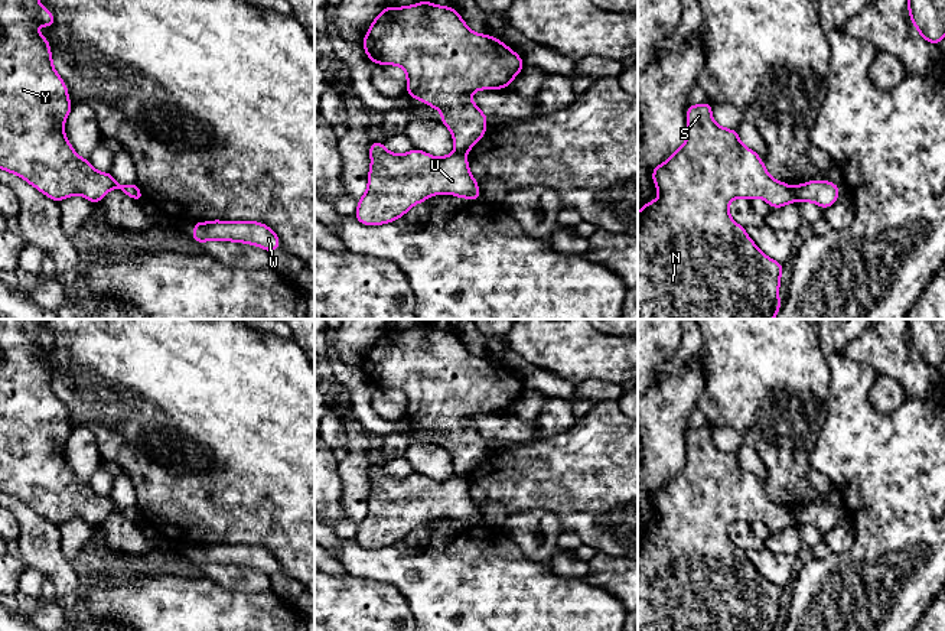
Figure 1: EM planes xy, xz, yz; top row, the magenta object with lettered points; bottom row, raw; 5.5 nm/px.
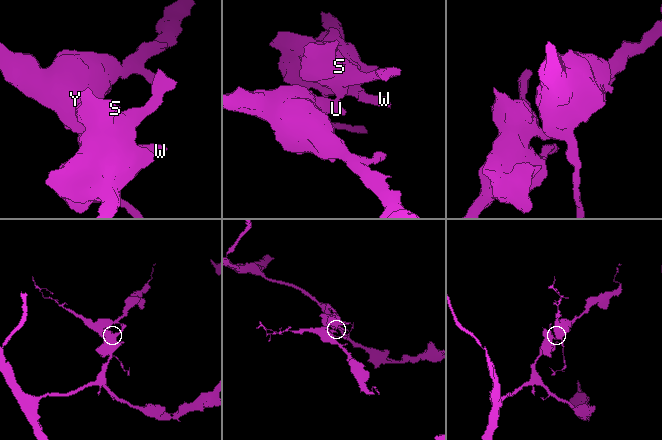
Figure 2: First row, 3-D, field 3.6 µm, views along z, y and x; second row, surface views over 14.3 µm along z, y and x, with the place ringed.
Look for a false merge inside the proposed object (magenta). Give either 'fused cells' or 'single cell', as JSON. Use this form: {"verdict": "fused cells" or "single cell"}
{"verdict": "fused cells"}

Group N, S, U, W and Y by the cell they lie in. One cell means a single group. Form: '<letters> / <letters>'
N S W / U Y

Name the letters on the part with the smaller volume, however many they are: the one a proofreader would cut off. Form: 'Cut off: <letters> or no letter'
Cut off: U, Y

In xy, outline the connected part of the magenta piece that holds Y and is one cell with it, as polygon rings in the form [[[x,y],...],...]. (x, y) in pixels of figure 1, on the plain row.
[[[0,319],[0,492],[20,500],[56,526],[82,518],[91,527],[98,527],[113,511],[136,523],[141,517],[137,507],[120,508],[110,495],[97,495],[68,465],[63,448],[72,427],[66,407],[53,393],[49,362],[39,358],[36,345],[46,351],[55,349],[55,339],[49,332],[39,329],[39,319]]]

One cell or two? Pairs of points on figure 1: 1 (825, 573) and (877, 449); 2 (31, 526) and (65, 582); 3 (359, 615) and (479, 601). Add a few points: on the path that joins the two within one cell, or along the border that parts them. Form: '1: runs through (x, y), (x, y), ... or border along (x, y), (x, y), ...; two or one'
1: runs through (859, 552), (877, 533), (877, 482); one
2: runs through (41, 540), (41, 550), (55, 568); one
3: border along (390, 582), (403, 595), (413, 615); two

